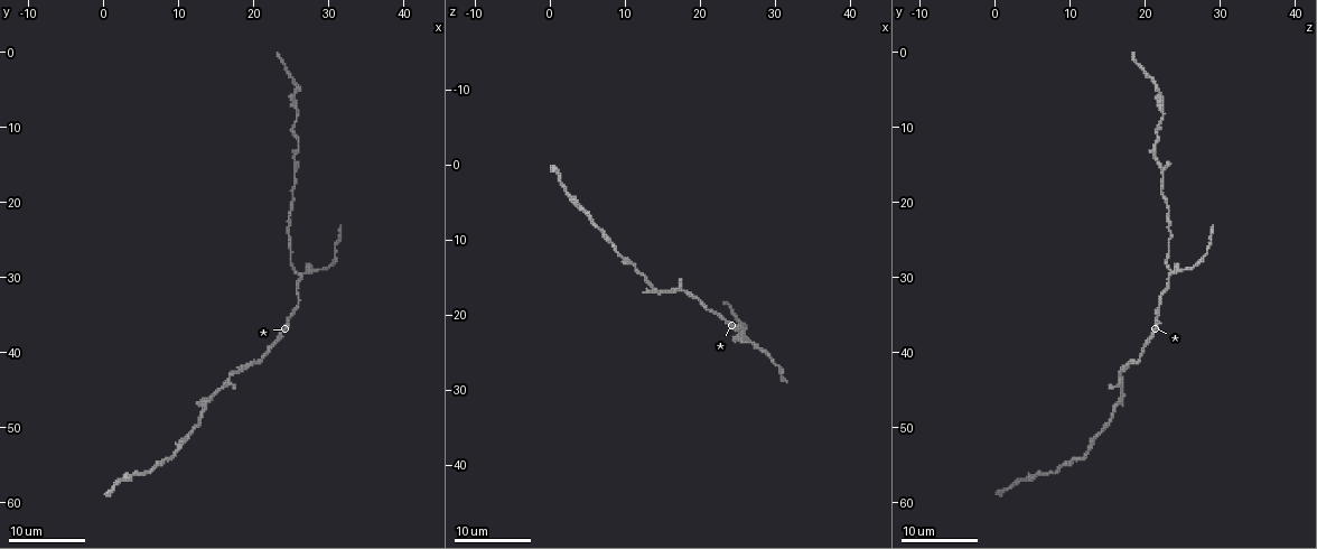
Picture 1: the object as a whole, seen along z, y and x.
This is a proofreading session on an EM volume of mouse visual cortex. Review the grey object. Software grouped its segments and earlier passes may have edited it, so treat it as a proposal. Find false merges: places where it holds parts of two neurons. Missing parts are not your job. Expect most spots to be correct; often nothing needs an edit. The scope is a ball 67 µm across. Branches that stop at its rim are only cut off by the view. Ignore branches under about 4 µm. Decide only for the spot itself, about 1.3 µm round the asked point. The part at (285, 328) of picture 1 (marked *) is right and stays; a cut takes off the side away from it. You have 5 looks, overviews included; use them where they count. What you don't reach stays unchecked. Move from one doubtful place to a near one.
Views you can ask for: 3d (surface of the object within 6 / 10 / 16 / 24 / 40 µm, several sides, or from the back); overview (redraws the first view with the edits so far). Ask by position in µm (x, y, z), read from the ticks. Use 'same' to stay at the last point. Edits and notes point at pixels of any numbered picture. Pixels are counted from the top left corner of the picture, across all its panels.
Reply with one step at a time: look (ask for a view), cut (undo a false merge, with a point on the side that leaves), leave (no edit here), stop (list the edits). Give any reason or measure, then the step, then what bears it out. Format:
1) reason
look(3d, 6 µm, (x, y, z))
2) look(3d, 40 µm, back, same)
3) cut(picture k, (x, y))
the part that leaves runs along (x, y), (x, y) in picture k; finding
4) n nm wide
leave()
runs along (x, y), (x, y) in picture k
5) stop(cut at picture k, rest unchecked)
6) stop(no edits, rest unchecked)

calibre changes
look(3d, 16 µm, (14.0, 46.5, 16.5))

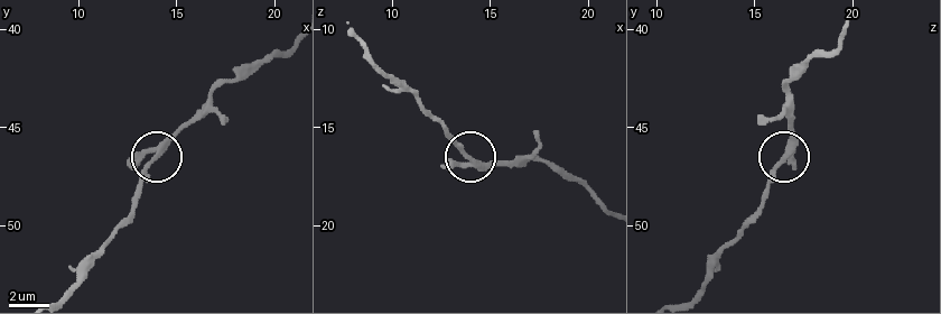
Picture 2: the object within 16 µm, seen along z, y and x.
260 nm wide
leave()
runs along (605, 208), (539, 160), (477, 162), (446, 134) in picture 2; all the same neuron

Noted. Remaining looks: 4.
arms part here
look(3d, 6 µm, (26.0, 29.5, 23.5))

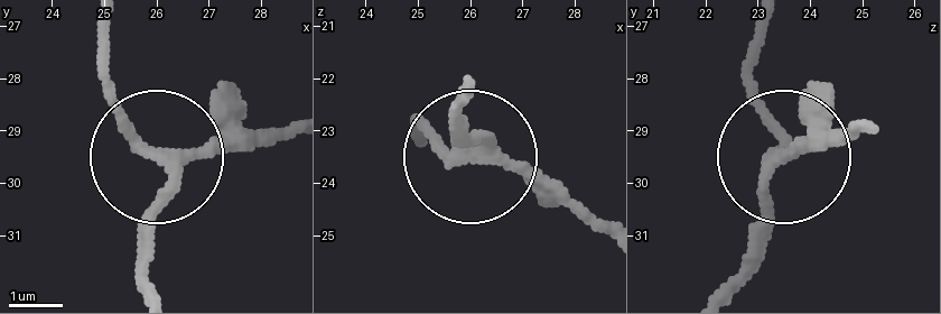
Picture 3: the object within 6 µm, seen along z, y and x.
look(3d, 6 µm, back, (26.25, 29.50, 23.50))

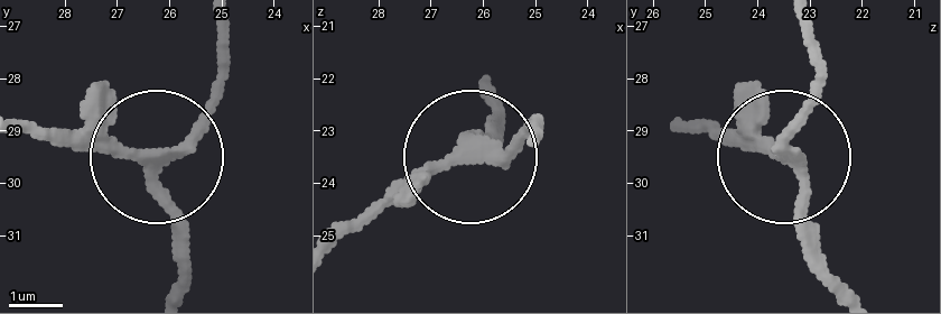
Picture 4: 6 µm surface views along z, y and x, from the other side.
side arm 12 µm
leave()
runs along (175, 287), (152, 158), (54, 140) in picture 4; all the same neuron

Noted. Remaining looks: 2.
a narrow waist
look(3d, 10 µm, (25.0, 21.0, 23.0))

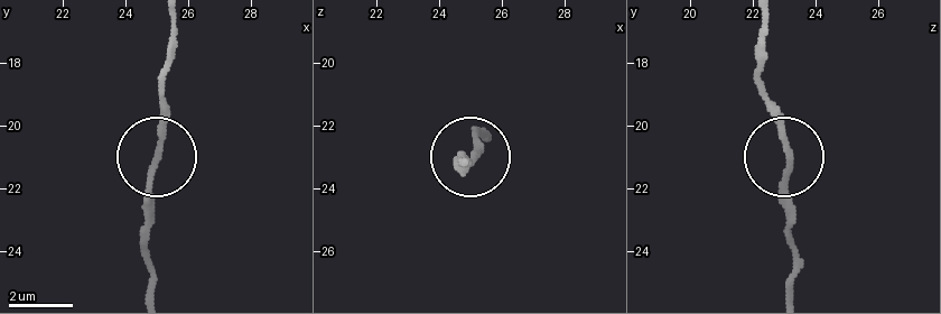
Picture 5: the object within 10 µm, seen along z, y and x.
leave()
runs along (155, 293), (147, 173), (164, 125), (164, 63) in picture 5; one neuron here

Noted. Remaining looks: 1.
stop(no edits, rest unchecked)

